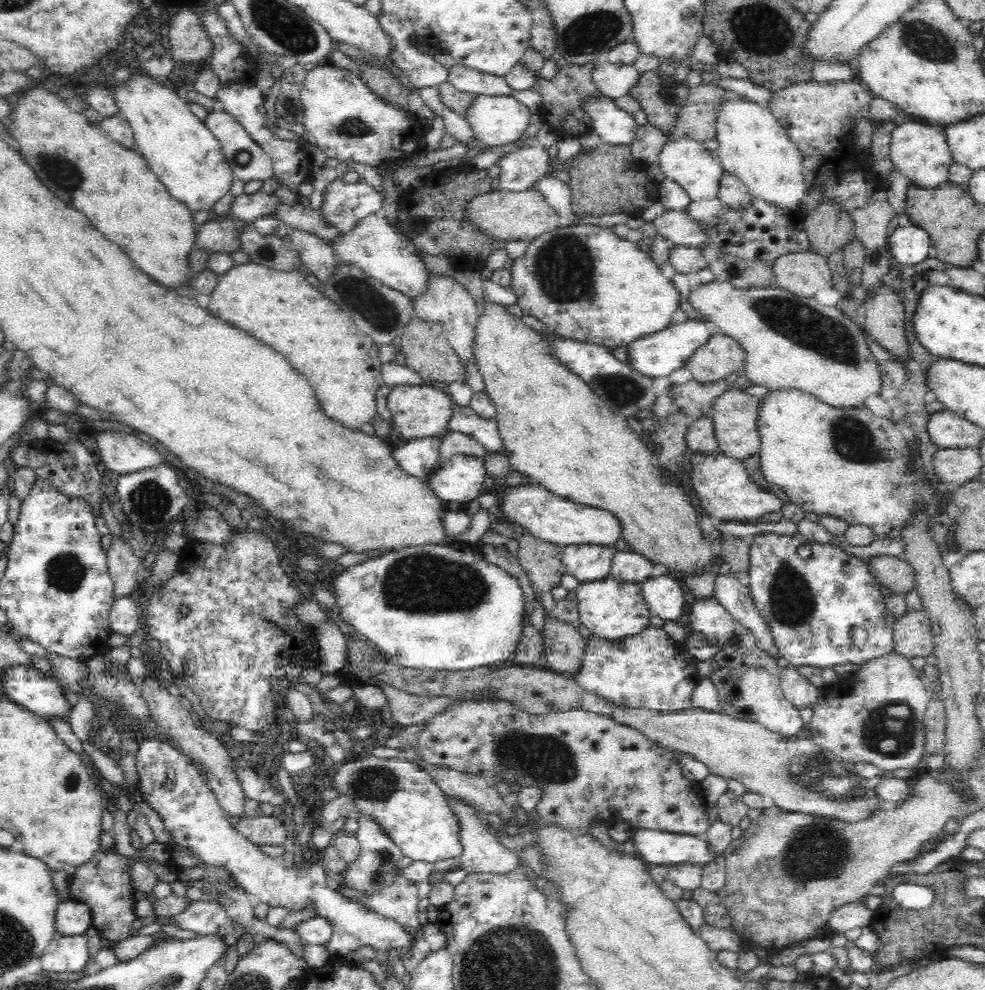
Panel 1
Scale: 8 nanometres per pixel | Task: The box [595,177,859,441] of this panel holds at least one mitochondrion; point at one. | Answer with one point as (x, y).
(735, 271)

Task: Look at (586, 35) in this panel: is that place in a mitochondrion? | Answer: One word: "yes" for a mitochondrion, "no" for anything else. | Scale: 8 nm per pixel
yes

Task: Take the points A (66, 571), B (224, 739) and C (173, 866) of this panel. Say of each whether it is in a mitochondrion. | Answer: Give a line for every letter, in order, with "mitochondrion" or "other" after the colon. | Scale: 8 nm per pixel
A: mitochondrion
B: other
C: other

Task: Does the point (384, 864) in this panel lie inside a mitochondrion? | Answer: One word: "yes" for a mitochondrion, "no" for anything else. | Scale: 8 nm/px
yes

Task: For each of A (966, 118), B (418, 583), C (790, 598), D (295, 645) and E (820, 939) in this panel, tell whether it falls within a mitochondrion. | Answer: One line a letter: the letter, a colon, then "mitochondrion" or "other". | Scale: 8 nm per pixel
A: other
B: mitochondrion
C: mitochondrion
D: other
E: other

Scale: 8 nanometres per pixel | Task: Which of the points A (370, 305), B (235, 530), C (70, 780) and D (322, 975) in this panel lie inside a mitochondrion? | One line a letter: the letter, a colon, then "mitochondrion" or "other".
A: mitochondrion
B: other
C: mitochondrion
D: other

